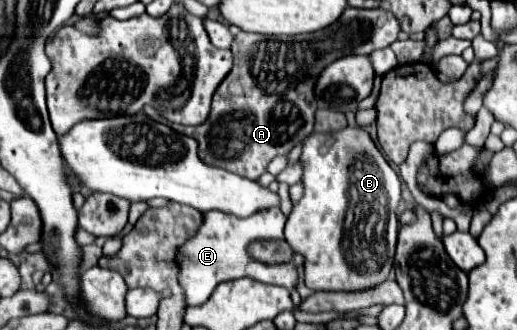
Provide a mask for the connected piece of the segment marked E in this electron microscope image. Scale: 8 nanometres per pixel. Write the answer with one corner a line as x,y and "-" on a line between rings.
279,208
261,210
249,218
237,218
223,212
207,212
203,224
197,230
197,236
187,240
179,248
179,264
181,264
179,282
185,290
187,302
203,304
209,300
209,296
221,282
237,280
237,278
253,278
263,284
277,284
277,286
285,286
287,290
293,290
297,282
297,266
303,264
303,258
299,254
295,254
289,264
267,266
267,264
255,262
247,252
247,246
257,238
259,240
283,238
285,220
287,218
283,216

